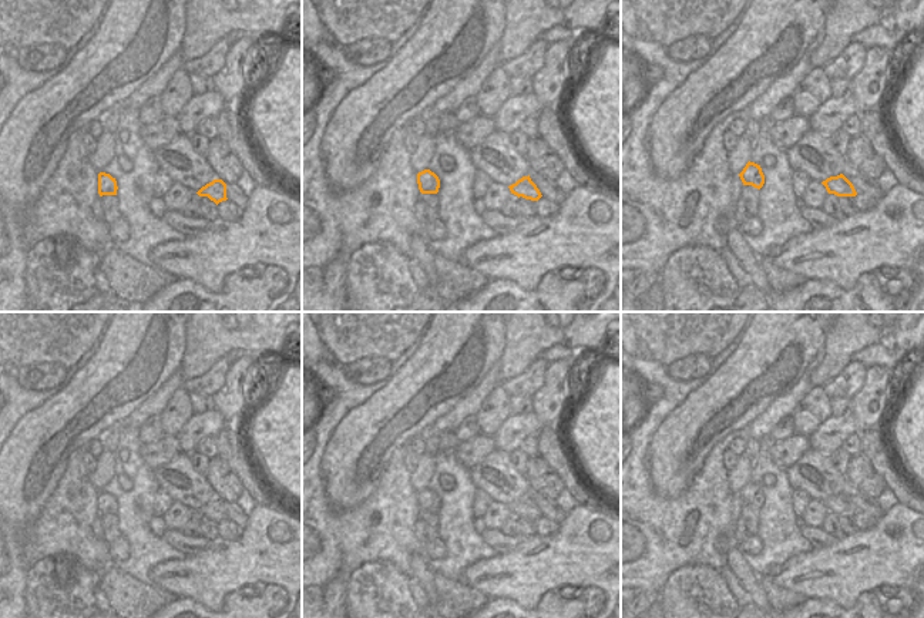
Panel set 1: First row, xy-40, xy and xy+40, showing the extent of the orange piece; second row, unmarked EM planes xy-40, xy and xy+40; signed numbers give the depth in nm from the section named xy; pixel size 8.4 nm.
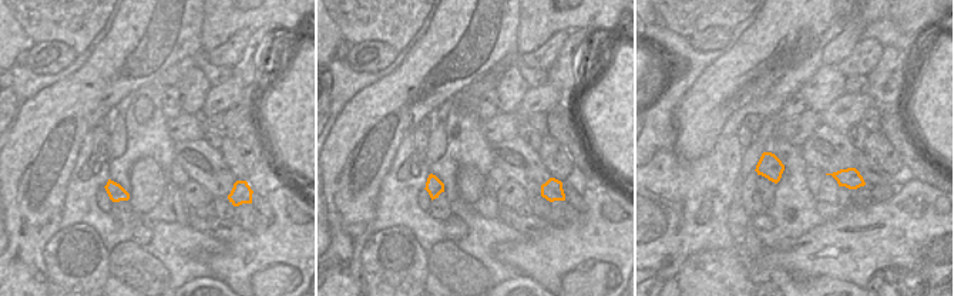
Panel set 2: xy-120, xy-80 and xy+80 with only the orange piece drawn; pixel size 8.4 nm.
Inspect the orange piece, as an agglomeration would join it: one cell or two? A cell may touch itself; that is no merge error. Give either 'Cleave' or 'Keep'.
Cleave.

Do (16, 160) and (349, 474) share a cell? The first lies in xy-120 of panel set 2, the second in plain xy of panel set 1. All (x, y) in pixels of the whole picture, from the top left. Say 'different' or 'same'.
same

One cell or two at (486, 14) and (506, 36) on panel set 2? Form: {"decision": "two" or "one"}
{"decision": "one"}

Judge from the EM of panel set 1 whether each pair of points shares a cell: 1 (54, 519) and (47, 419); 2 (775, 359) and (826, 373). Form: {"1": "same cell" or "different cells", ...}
{"1": "different cells", "2": "different cells"}

